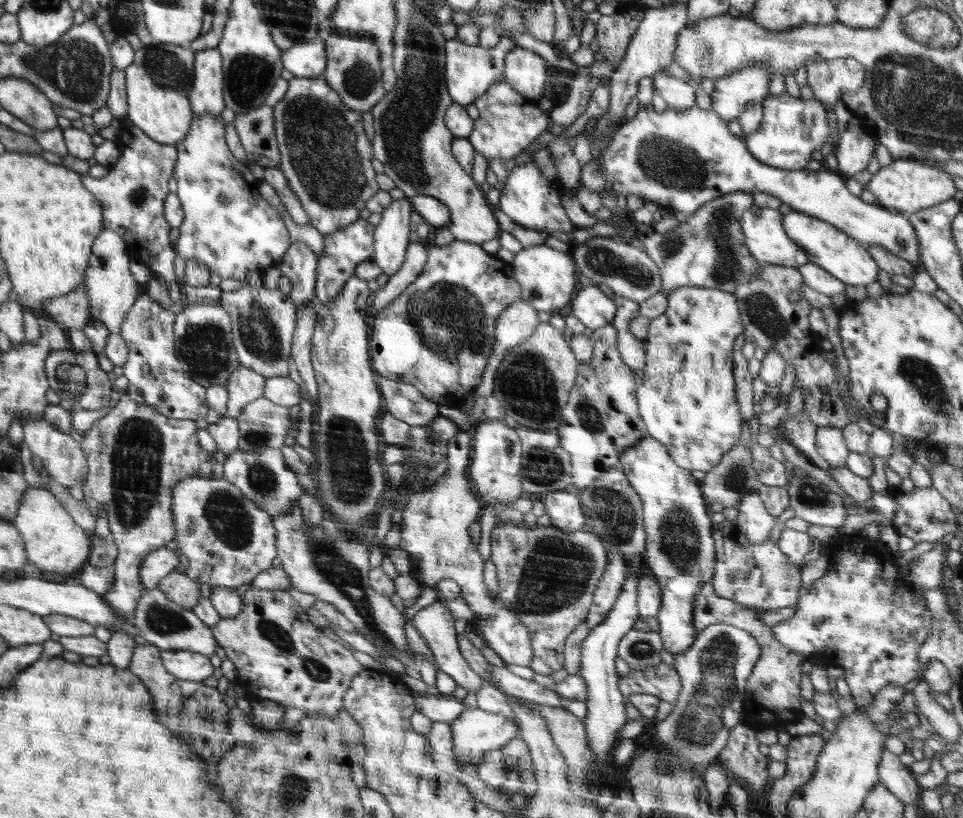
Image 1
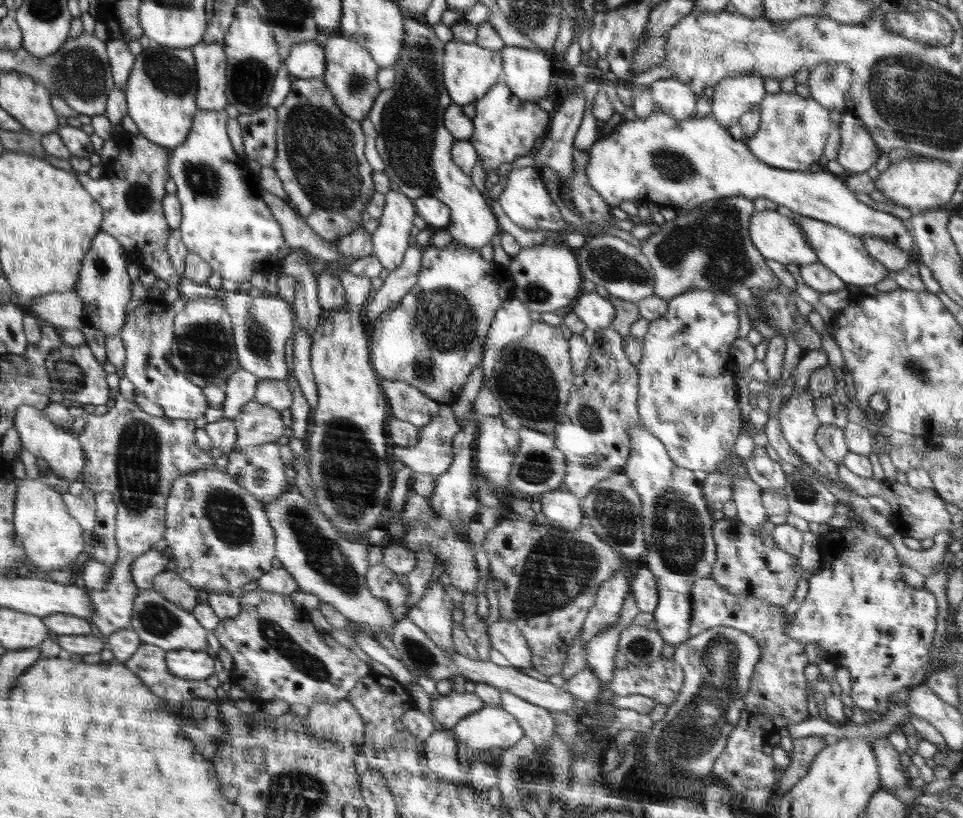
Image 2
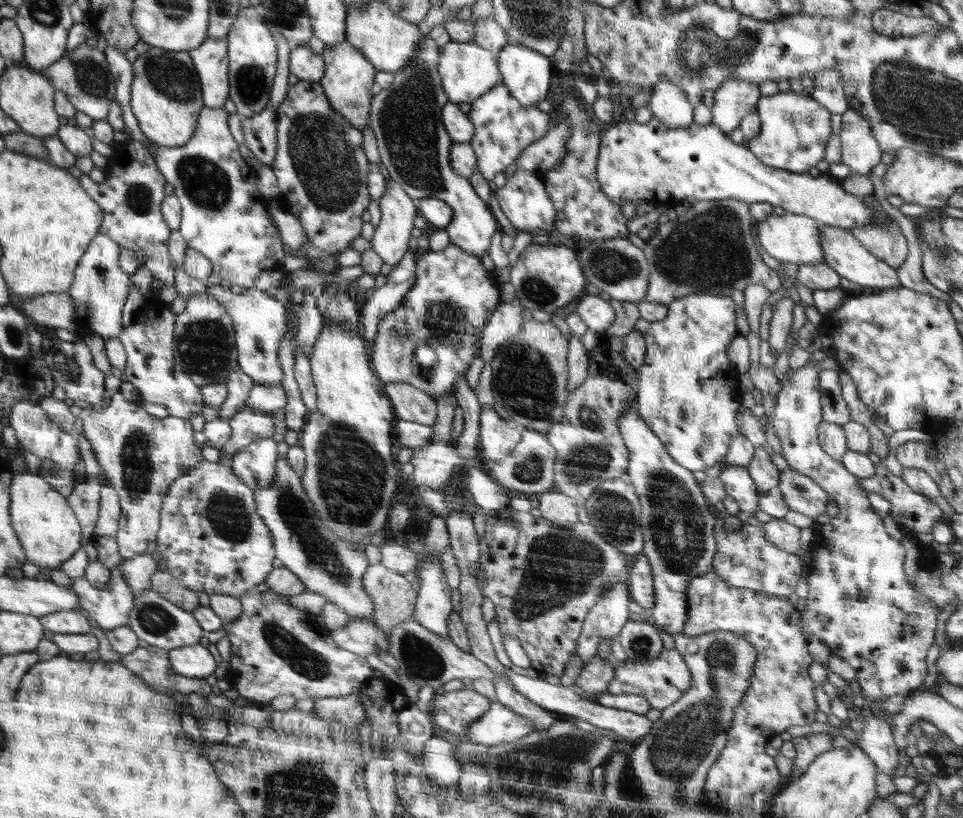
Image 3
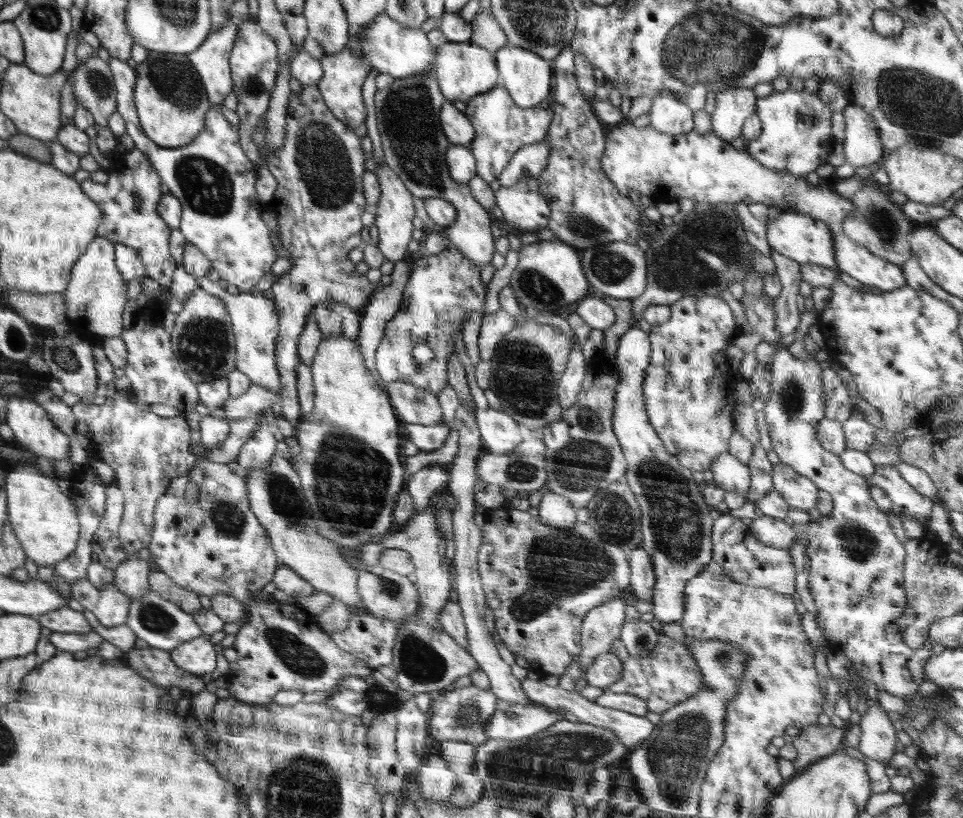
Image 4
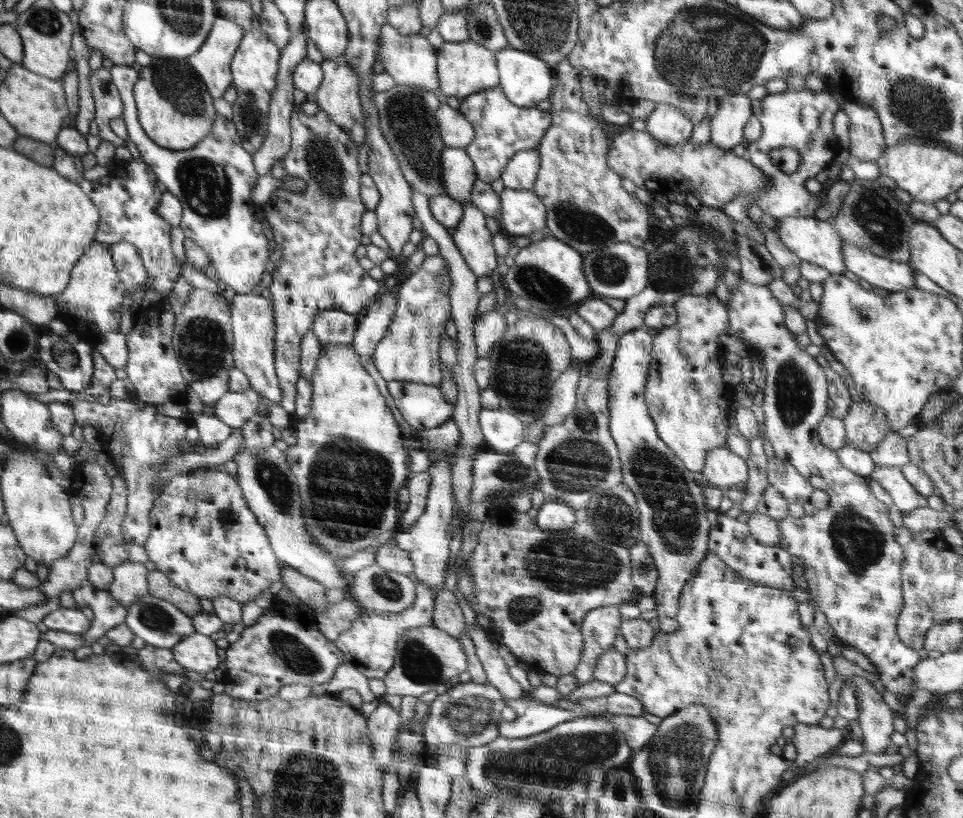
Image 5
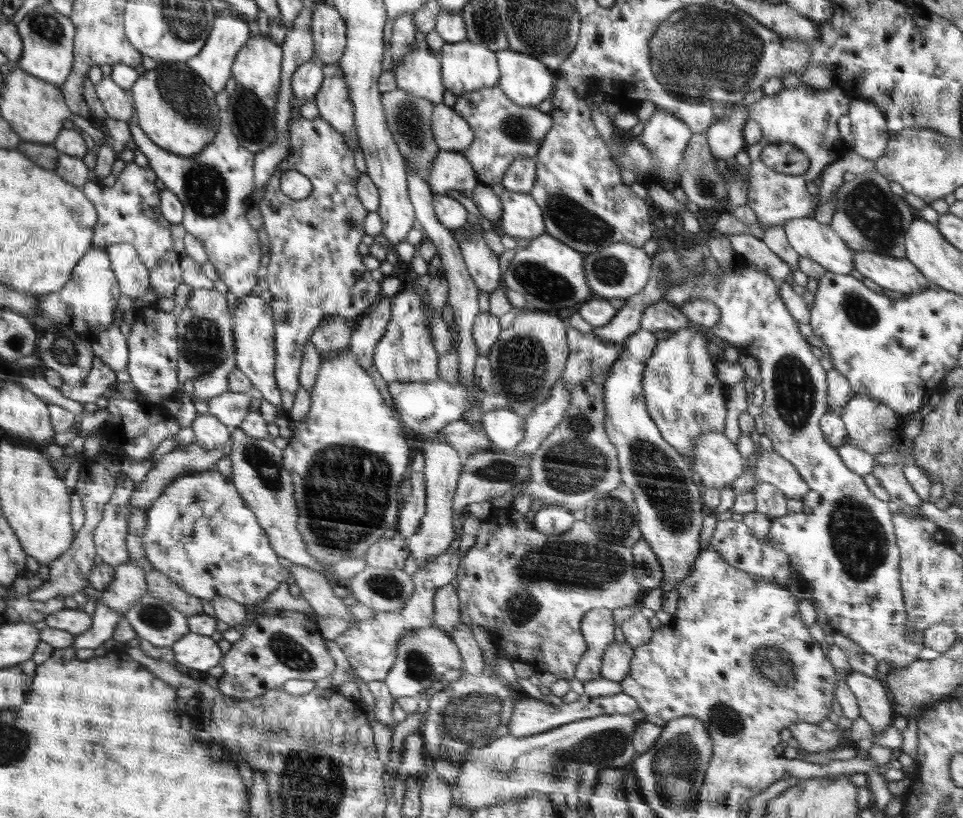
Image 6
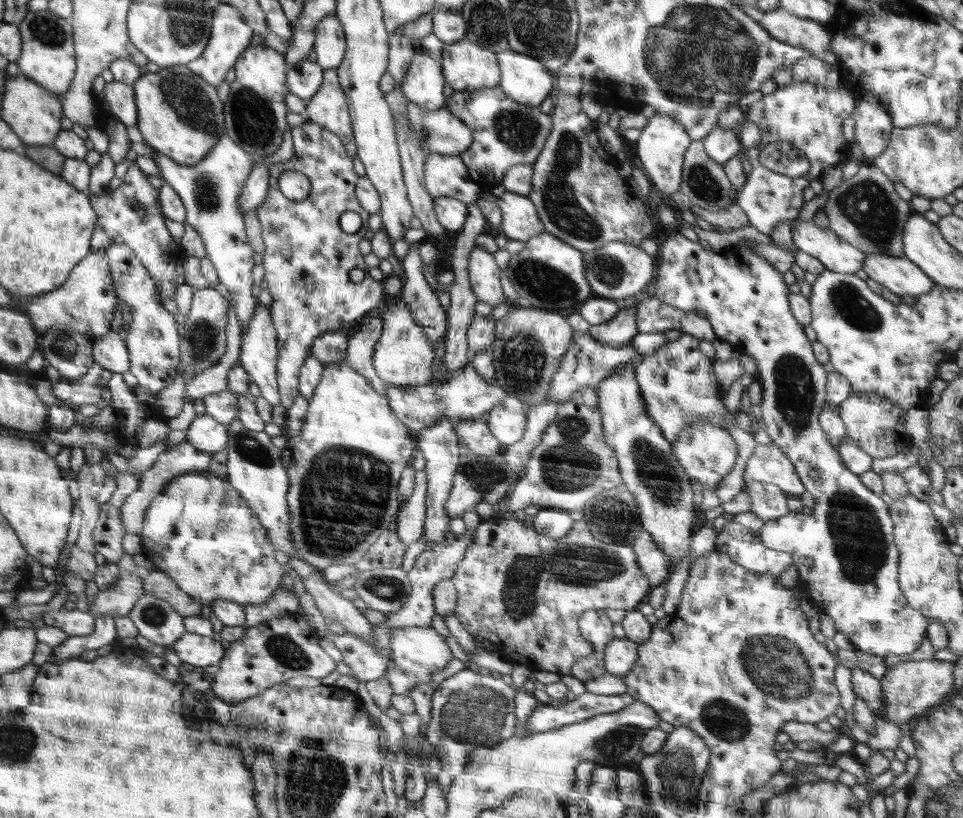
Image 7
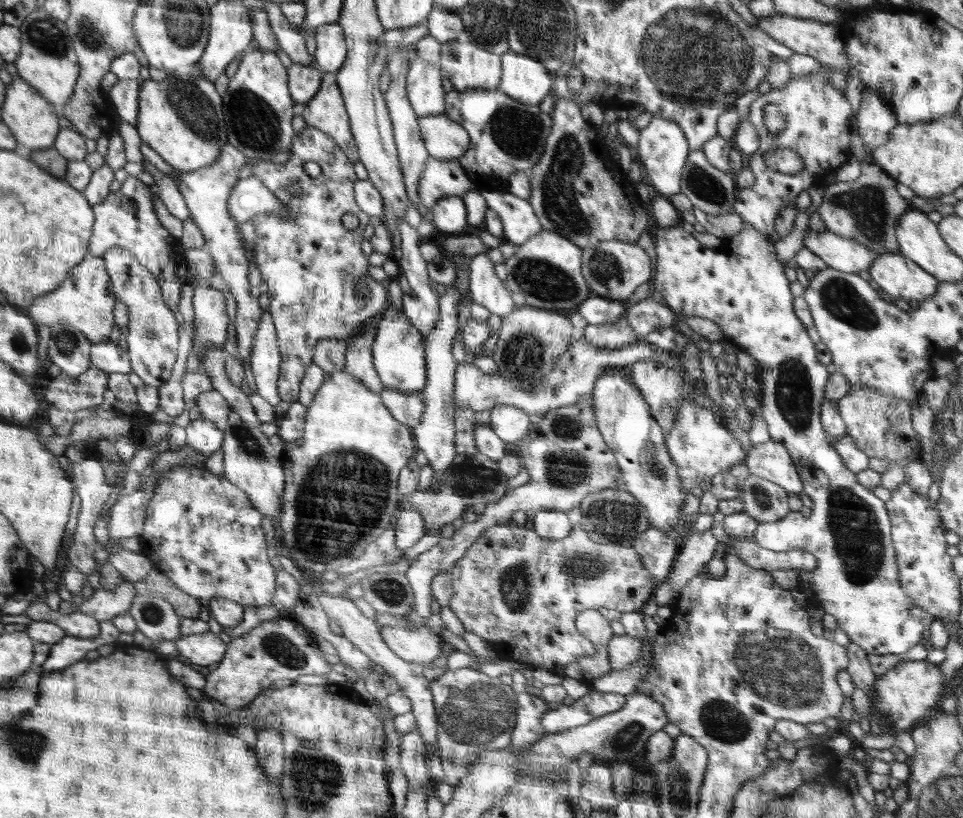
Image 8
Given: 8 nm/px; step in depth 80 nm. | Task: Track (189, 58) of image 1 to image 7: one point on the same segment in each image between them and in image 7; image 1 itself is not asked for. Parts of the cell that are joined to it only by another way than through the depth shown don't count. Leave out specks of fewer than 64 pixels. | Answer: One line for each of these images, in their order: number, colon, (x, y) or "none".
2: (162, 87)
3: (166, 94)
4: (171, 100)
5: (175, 107)
6: (176, 108)
7: (180, 115)

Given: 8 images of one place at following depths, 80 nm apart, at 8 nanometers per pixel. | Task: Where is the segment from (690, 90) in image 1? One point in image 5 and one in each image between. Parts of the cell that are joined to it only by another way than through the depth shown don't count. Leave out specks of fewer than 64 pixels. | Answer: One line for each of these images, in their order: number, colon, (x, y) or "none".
2: (675, 98)
3: (668, 102)
4: (668, 115)
5: (668, 124)

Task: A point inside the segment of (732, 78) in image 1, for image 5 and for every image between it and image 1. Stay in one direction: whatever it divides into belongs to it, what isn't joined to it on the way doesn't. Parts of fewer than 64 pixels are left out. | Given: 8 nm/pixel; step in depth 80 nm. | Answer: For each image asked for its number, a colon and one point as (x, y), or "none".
2: (733, 96)
3: (734, 99)
4: (733, 106)
5: (727, 126)

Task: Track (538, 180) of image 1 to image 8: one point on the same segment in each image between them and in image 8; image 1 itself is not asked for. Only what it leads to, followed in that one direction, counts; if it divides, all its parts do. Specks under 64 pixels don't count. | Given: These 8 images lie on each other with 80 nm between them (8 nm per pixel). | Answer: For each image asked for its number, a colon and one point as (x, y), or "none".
2: (525, 199)
3: (523, 199)
4: (524, 208)
5: (521, 212)
6: (522, 217)
7: (519, 218)
8: (520, 223)

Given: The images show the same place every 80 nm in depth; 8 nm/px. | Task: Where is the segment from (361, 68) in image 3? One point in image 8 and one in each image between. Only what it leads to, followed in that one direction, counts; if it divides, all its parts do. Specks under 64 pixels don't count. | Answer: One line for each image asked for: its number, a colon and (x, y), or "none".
4: (344, 73)
5: (338, 96)
6: (334, 104)
7: (328, 107)
8: (326, 111)

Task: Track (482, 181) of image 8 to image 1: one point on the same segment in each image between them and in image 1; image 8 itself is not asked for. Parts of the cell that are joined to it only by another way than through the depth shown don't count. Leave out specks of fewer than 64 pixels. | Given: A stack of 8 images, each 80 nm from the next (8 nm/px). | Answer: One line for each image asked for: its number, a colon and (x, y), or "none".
1: (508, 123)
2: (506, 127)
3: (503, 127)
4: (502, 127)
5: (502, 129)
6: (503, 131)
7: (505, 133)

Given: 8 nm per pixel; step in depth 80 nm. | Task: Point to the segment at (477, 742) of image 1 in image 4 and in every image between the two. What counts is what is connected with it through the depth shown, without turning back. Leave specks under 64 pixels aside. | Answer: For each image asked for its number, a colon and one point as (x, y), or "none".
2: (493, 728)
3: (500, 723)
4: (527, 719)

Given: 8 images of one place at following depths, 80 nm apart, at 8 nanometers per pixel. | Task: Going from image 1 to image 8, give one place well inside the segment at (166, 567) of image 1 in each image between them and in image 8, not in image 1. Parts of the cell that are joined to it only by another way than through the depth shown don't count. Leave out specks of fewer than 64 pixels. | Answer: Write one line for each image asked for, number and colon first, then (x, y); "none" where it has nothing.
2: (150, 564)
3: (137, 571)
4: (131, 576)
5: (129, 583)
6: (127, 587)
7: (117, 600)
8: (104, 605)

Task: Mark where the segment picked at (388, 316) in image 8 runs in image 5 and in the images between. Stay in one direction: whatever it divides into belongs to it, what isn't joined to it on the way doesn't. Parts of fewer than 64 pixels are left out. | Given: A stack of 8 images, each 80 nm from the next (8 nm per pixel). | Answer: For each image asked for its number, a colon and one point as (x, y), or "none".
5: (409, 351)
6: (405, 354)
7: (402, 357)

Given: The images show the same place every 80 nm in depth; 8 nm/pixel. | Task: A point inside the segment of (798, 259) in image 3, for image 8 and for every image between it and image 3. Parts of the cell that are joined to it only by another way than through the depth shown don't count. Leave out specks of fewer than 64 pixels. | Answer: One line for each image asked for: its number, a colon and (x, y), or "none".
4: (804, 239)
5: (813, 240)
6: (820, 242)
7: (837, 255)
8: (844, 254)

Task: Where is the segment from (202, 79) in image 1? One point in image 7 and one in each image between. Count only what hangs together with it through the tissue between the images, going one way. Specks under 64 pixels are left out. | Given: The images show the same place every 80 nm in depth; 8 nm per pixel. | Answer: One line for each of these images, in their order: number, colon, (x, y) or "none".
2: (211, 61)
3: (210, 58)
4: (211, 59)
5: (212, 61)
6: (230, 34)
7: (230, 35)

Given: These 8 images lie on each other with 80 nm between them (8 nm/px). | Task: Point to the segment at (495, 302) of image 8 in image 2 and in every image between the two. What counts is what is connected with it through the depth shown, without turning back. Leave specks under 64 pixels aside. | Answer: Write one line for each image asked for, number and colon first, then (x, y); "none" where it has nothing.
2: (412, 140)
3: (407, 120)
4: (407, 113)
5: (474, 241)
6: (482, 264)
7: (484, 275)

